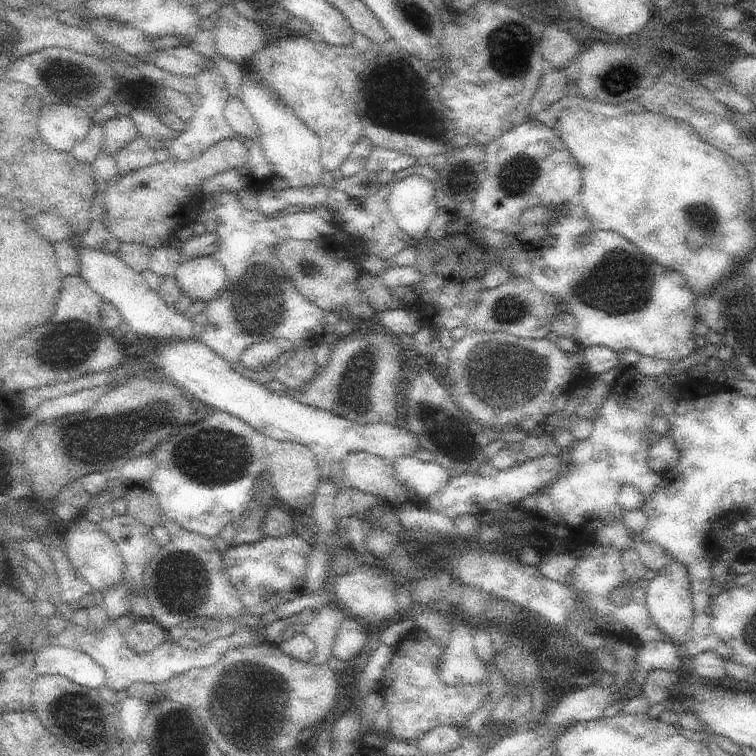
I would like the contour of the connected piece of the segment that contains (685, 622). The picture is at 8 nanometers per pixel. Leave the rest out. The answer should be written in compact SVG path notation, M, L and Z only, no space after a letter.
M672 558L672 562L650 581L646 603L656 626L664 632L667 639L678 644L682 649L682 644L686 643L692 634L694 623L694 606L686 566L680 564L676 558Z

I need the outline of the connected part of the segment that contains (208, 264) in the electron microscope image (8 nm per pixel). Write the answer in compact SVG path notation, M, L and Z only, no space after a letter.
M215 256L181 261L174 276L184 296L203 303L218 298L226 290L228 278Z

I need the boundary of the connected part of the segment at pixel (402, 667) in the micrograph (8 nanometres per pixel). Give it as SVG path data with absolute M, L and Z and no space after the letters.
M417 626L395 648L393 658L382 678L380 694L390 714L390 730L402 741L417 744L429 731L441 725L453 725L460 729L468 724L472 714L481 708L485 701L495 700L491 695L490 682L462 686L444 684L444 680L440 680L438 674L440 666L430 663L430 660L436 661L431 655L442 657L444 651L442 646L435 644L431 637Z

